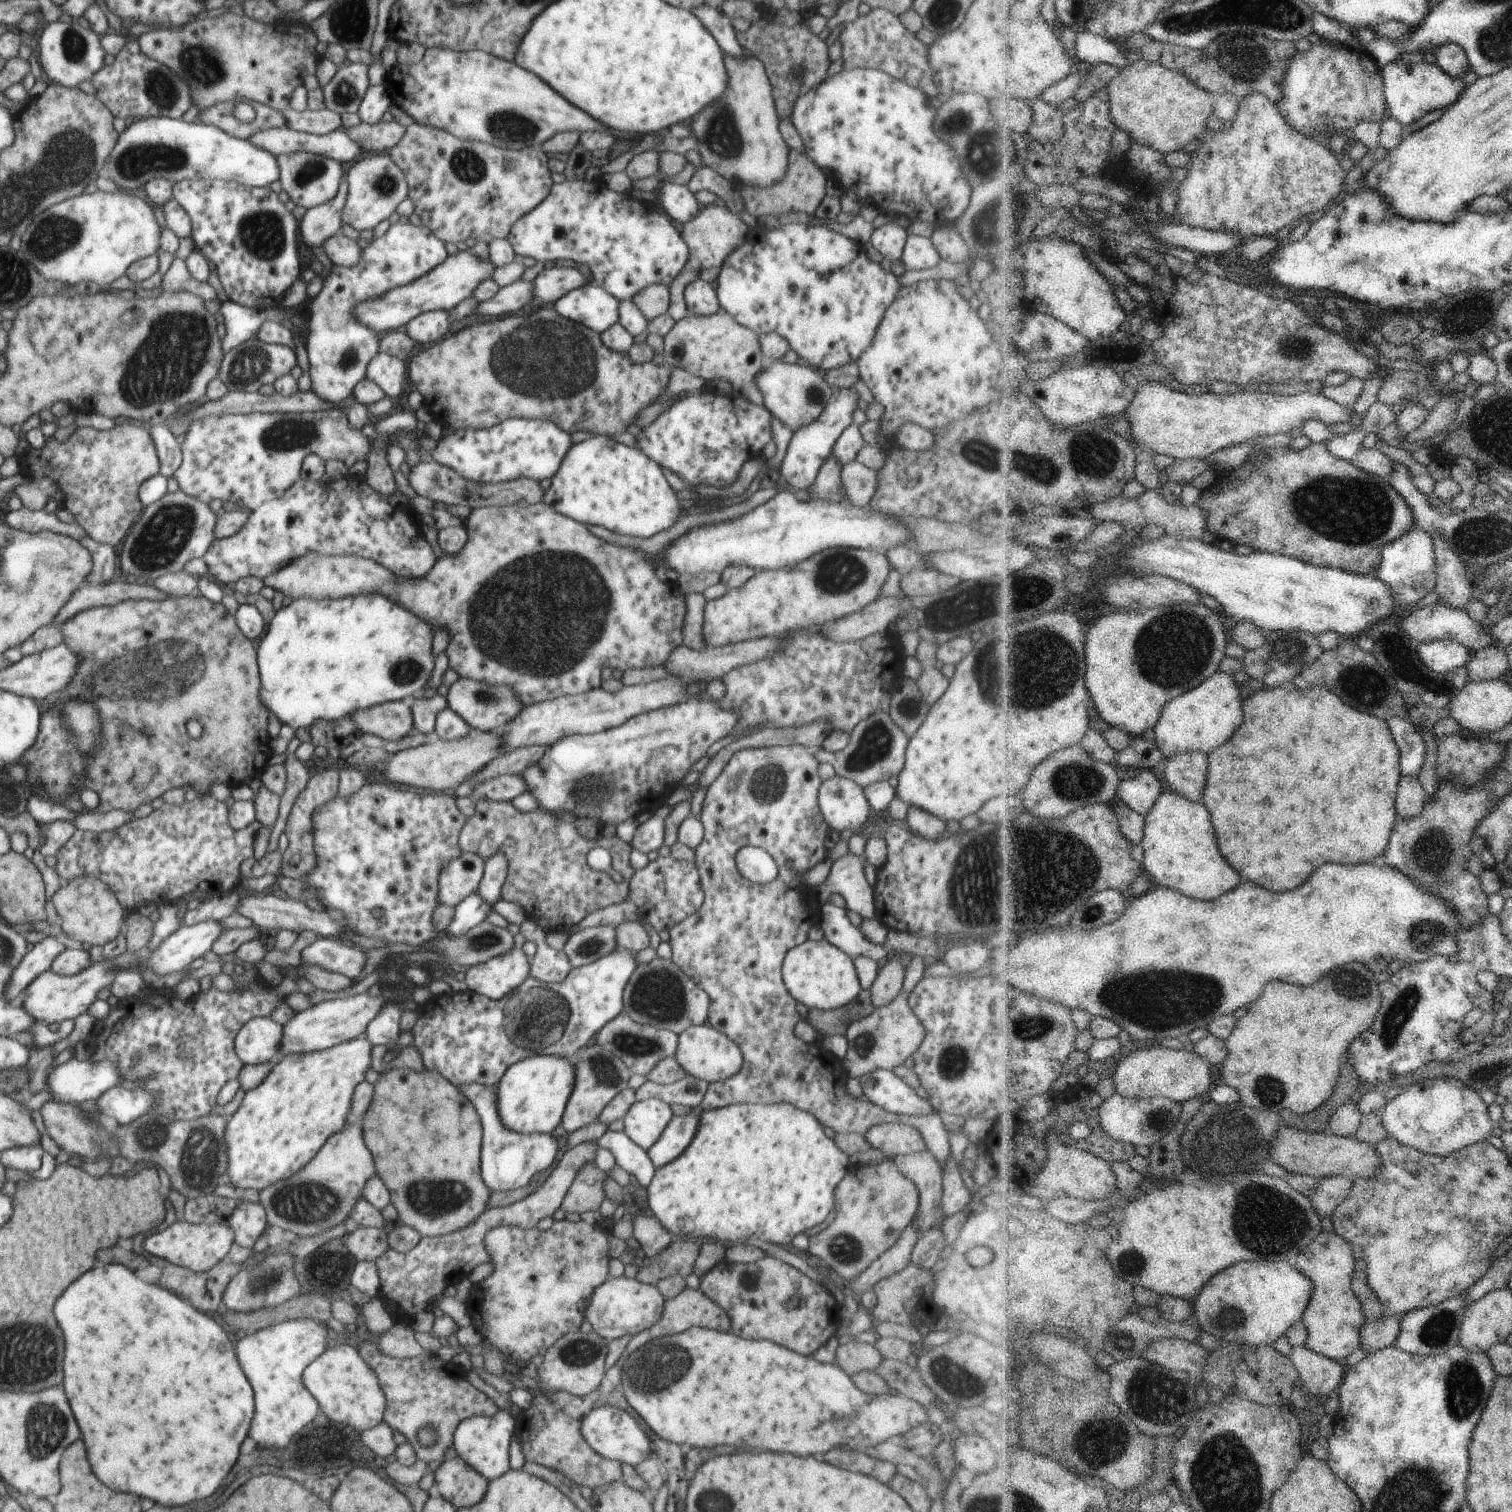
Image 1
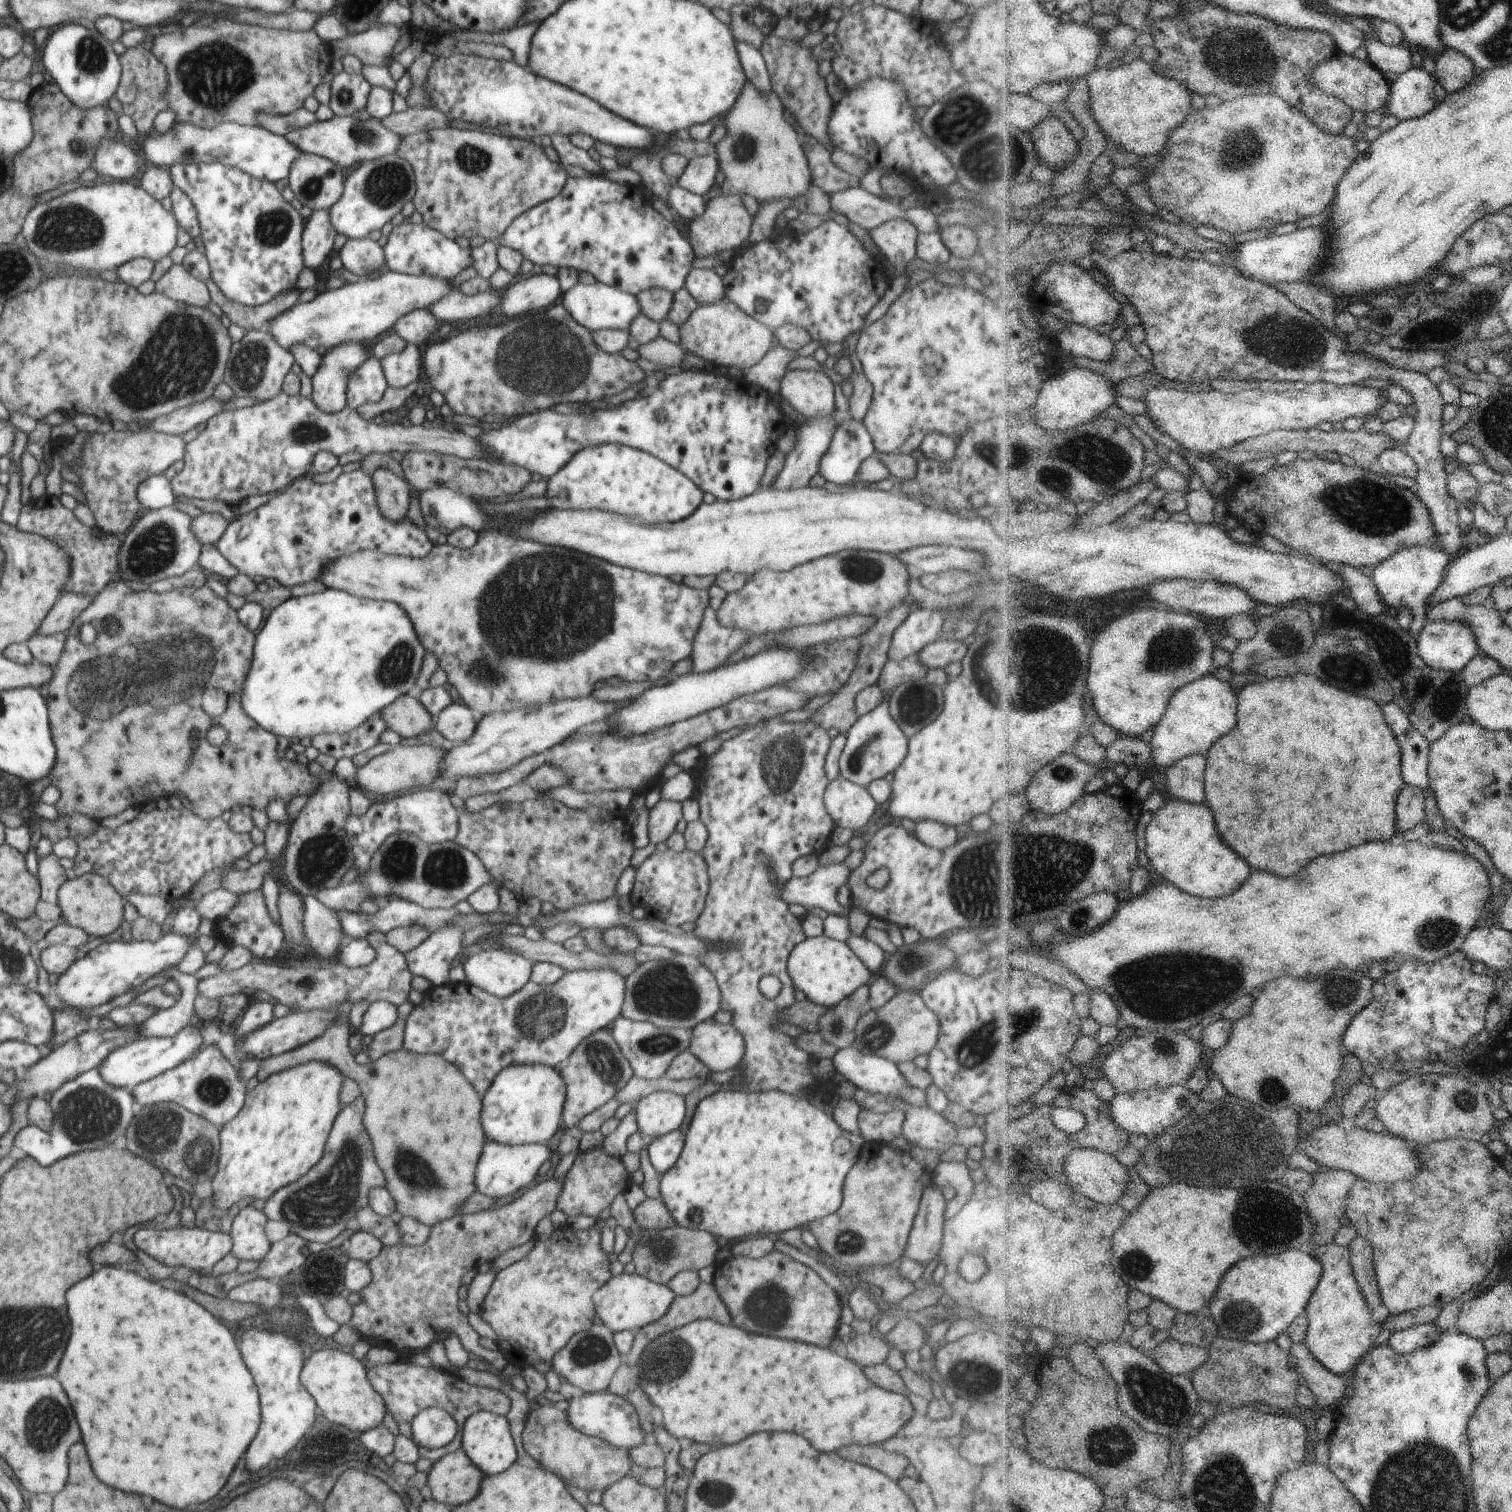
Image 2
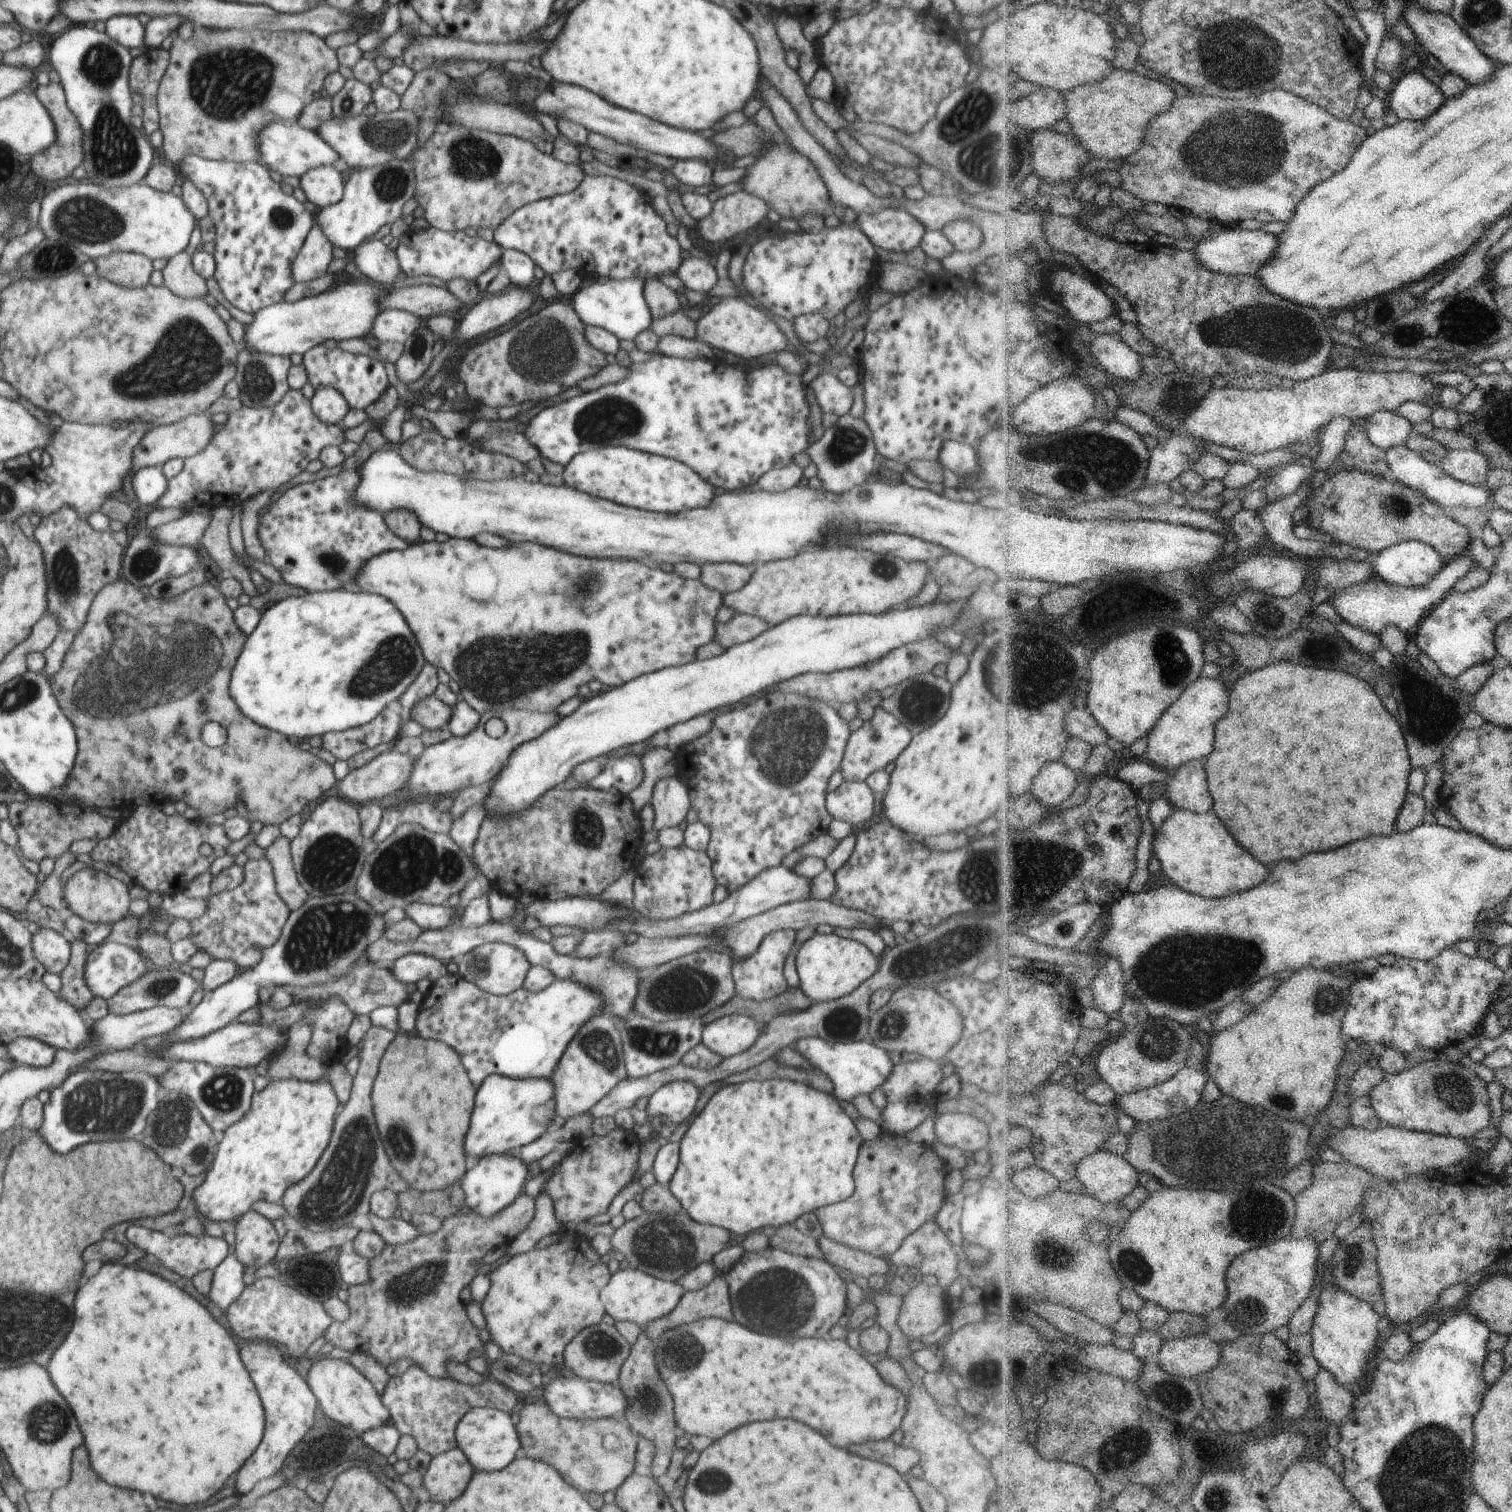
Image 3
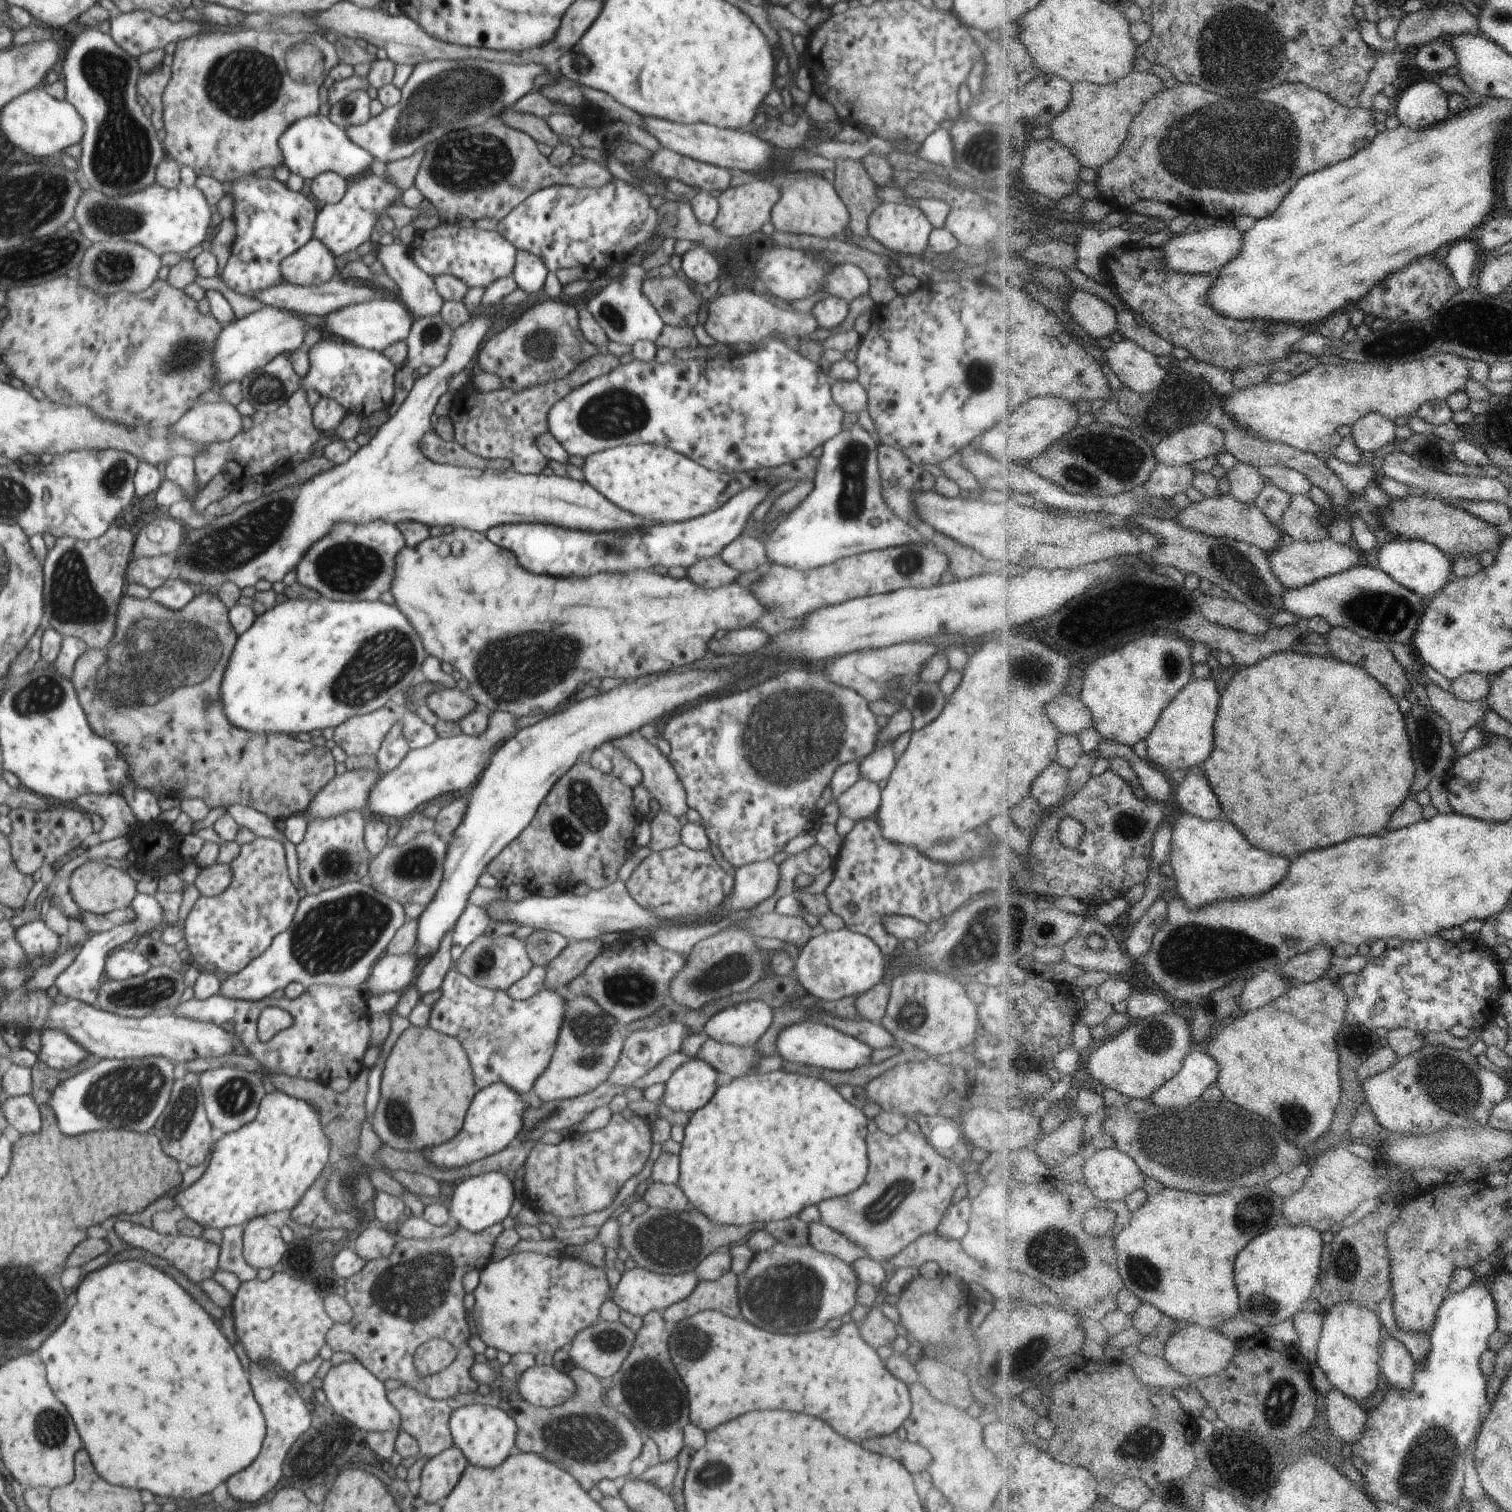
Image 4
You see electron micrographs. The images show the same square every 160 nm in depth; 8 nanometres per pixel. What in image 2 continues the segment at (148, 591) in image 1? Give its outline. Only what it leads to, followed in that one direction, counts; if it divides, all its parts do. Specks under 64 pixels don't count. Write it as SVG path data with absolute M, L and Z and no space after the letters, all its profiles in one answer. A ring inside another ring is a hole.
M64 592L58 598L56 605L50 610L49 616L42 622L38 633L52 635L67 634L73 623L86 611L96 596Z

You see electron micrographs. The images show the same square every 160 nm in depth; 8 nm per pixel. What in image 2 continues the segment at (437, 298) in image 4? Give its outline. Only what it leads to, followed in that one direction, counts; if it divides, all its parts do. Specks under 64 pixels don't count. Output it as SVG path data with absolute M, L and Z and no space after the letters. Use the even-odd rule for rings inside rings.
M369 237L362 239L349 239L346 244L335 253L335 255L340 257L345 270L348 270L348 272L352 272L352 274L361 278L375 276L377 271L380 271L385 264L383 248L380 247L380 244L377 244L377 242L374 242L374 240L371 240Z

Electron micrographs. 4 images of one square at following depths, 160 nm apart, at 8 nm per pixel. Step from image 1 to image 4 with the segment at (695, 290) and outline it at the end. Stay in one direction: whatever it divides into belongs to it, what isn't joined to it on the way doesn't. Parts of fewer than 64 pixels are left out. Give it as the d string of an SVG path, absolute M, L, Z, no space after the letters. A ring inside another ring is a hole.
M695 244L681 256L681 269L691 284L710 284L720 274L718 260L704 246Z

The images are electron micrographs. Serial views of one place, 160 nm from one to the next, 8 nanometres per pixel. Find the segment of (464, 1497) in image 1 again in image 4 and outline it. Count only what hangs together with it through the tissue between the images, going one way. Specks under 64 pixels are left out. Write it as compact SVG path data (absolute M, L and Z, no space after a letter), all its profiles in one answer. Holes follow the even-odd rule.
M456 1446L428 1459L420 1477L419 1496L426 1503L441 1503L458 1484L468 1464Z

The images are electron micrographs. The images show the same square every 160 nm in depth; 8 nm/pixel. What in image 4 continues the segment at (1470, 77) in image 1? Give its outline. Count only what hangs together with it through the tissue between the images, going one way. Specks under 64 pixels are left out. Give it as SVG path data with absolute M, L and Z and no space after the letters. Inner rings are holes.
M1422 80L1410 85L1394 102L1392 112L1410 128L1426 128L1452 116L1448 92L1432 80Z

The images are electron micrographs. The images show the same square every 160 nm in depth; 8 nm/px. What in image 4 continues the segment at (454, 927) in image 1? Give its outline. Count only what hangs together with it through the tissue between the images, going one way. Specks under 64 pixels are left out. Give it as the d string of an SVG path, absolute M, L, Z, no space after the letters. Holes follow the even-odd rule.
M414 952L401 955L383 954L372 966L371 974L366 980L370 996L396 993L407 988L418 966L421 966L419 956Z

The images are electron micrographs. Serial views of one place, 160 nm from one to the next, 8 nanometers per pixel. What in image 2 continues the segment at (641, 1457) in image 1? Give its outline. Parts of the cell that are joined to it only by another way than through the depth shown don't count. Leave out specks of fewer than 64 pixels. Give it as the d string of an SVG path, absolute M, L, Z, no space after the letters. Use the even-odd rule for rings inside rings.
M608 1390L592 1395L585 1394L582 1398L572 1398L568 1402L566 1416L572 1427L579 1432L624 1451L629 1452L647 1442L645 1432L640 1426L637 1410L631 1406L627 1398L611 1394Z

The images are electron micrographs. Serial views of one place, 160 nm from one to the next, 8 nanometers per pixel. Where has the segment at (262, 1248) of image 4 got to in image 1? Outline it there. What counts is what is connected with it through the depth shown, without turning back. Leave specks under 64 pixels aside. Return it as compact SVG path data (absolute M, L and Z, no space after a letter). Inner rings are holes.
M240 1201L229 1219L235 1243L244 1248L253 1248L267 1226L265 1209L261 1203Z

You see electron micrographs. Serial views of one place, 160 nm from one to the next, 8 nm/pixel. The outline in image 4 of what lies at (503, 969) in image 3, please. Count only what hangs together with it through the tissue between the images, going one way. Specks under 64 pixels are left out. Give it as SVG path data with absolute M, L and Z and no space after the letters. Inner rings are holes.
M480 935L454 963L454 966L467 976L474 984L495 991L507 991L515 982L518 982L532 968L533 962L528 957L524 941L512 936L502 936L489 939Z

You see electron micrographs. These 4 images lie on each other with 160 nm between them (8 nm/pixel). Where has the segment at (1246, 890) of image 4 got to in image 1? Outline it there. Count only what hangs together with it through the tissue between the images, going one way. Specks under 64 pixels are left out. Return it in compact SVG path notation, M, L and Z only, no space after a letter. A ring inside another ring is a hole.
M1166 790L1162 794L1154 810L1147 816L1147 828L1142 845L1146 852L1144 866L1146 872L1150 873L1155 885L1188 892L1188 896L1200 898L1200 900L1218 900L1224 894L1228 894L1230 890L1236 890L1240 886L1242 876L1232 868L1232 864L1222 854L1212 818L1211 809L1202 801L1192 801L1186 796L1170 790Z

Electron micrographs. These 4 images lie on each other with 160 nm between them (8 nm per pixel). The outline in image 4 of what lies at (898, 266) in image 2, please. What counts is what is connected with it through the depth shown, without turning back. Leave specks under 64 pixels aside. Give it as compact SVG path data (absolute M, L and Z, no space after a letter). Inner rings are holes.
M909 201L878 204L868 219L868 235L880 242L886 250L913 256L920 256L920 253L926 250L932 229L933 226L926 215Z

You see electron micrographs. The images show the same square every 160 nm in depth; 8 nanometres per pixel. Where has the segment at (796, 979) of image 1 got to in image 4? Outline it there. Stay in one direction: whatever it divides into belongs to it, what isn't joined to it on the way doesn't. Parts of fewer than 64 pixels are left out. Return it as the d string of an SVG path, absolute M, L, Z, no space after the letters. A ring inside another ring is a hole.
M844 927L840 930L817 930L813 937L802 948L795 960L797 980L816 1000L837 1001L844 996L861 995L875 984L878 984L886 974L884 954L873 940L860 933L852 932Z

